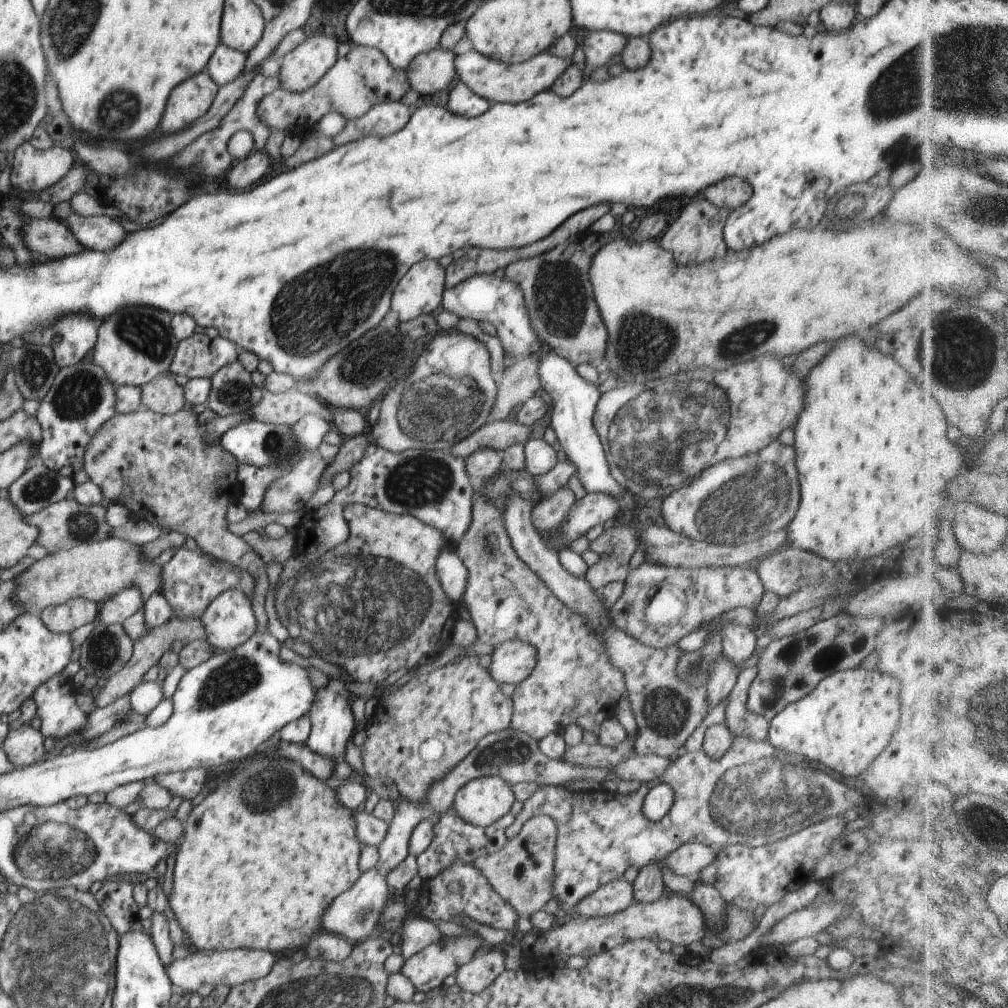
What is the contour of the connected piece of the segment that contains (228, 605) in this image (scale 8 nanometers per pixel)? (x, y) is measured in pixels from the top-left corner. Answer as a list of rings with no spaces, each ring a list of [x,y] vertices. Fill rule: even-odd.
[[[239,590],[214,598],[201,618],[208,643],[218,652],[228,652],[250,640],[258,629],[251,606],[250,598]]]

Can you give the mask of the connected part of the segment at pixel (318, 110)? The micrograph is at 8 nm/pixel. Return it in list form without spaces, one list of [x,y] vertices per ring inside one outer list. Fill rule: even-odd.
[[[353,45],[314,86],[304,92],[288,92],[278,88],[260,100],[256,114],[268,128],[291,136],[310,137],[316,131],[320,118],[329,112],[338,112],[346,120],[354,120],[364,116],[375,104],[400,101],[408,90],[410,84],[406,72],[392,68],[382,52],[374,47]]]

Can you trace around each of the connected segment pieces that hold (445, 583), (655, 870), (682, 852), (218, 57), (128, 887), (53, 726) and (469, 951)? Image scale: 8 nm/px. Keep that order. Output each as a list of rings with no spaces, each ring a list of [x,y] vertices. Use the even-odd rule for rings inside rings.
[[[451,546],[442,548],[442,552],[438,554],[435,568],[436,576],[446,596],[460,606],[466,591],[468,570],[464,562],[460,560],[457,550]]]
[[[652,863],[639,870],[638,878],[633,883],[634,902],[652,904],[668,892],[664,885],[661,867]]]
[[[687,843],[672,852],[662,860],[662,866],[666,866],[678,876],[686,876],[695,880],[714,862],[717,854],[705,844]]]
[[[220,42],[212,53],[206,69],[210,78],[221,87],[242,75],[246,68],[246,59],[247,54]]]
[[[108,880],[94,894],[94,899],[118,936],[139,925],[139,907],[134,900],[132,884],[121,880]]]
[[[57,675],[40,684],[33,695],[36,702],[36,715],[42,722],[39,729],[44,737],[62,740],[86,726],[86,716],[76,704],[77,689],[70,679]]]
[[[468,934],[468,936],[460,936],[460,938],[456,939],[442,935],[440,942],[430,944],[430,946],[418,952],[418,954],[414,954],[412,958],[405,960],[400,973],[414,984],[416,991],[423,992],[426,995],[427,992],[443,985],[445,978],[448,978],[450,975],[456,975],[460,966],[473,960],[474,956],[486,947],[485,941],[478,935],[472,936],[472,934]]]

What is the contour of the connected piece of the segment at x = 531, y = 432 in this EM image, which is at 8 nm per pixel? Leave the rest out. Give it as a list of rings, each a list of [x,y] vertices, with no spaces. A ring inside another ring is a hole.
[[[516,420],[488,422],[470,436],[463,438],[462,442],[450,447],[450,451],[454,456],[466,459],[478,448],[492,448],[502,454],[509,446],[524,445],[532,436],[537,435],[537,432],[536,425],[530,427],[518,423]]]

